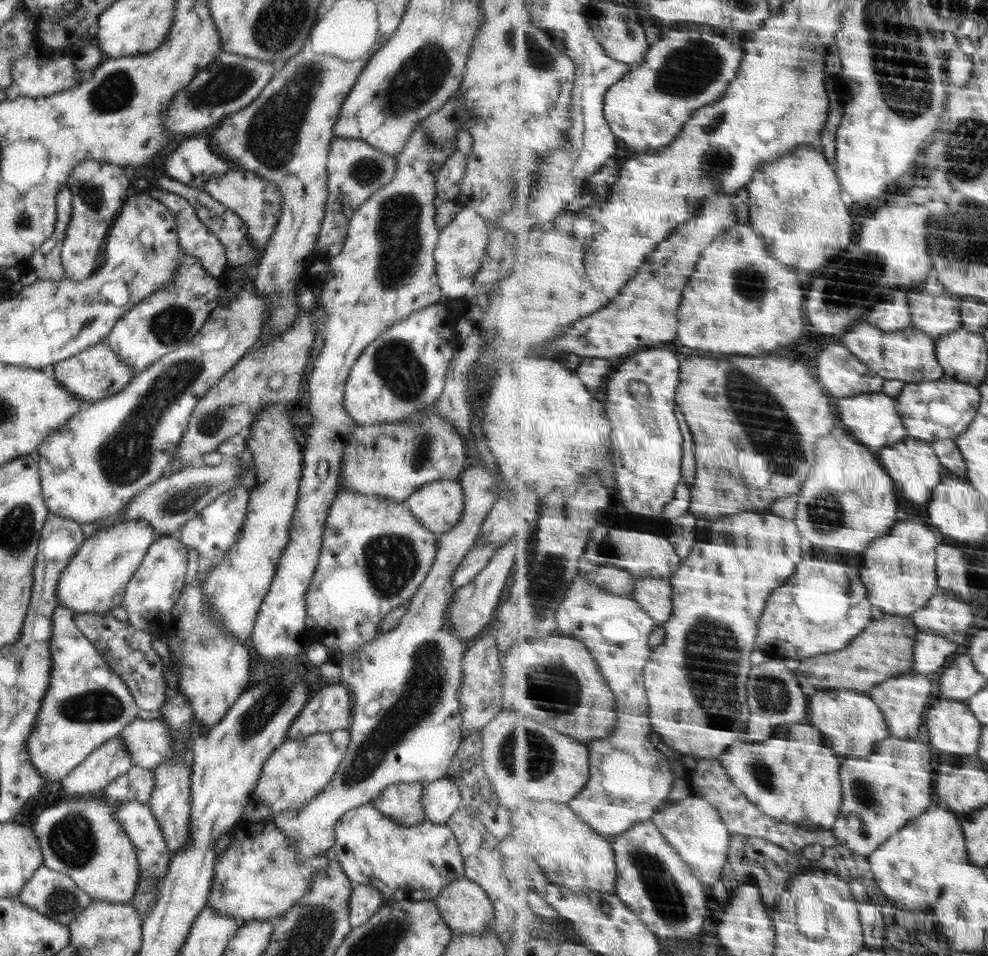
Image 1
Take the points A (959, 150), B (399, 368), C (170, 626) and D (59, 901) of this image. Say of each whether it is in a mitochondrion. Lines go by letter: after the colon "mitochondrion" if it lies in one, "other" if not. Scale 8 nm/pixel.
A: mitochondrion
B: mitochondrion
C: other
D: mitochondrion

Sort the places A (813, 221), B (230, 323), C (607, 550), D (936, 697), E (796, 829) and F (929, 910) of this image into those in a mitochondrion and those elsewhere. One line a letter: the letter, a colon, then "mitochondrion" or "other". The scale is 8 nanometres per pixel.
A: other
B: other
C: other
D: other
E: other
F: other

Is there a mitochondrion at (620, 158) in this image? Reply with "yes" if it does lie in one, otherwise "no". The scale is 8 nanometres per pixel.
no

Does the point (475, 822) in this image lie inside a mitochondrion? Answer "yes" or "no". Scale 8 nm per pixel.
no

